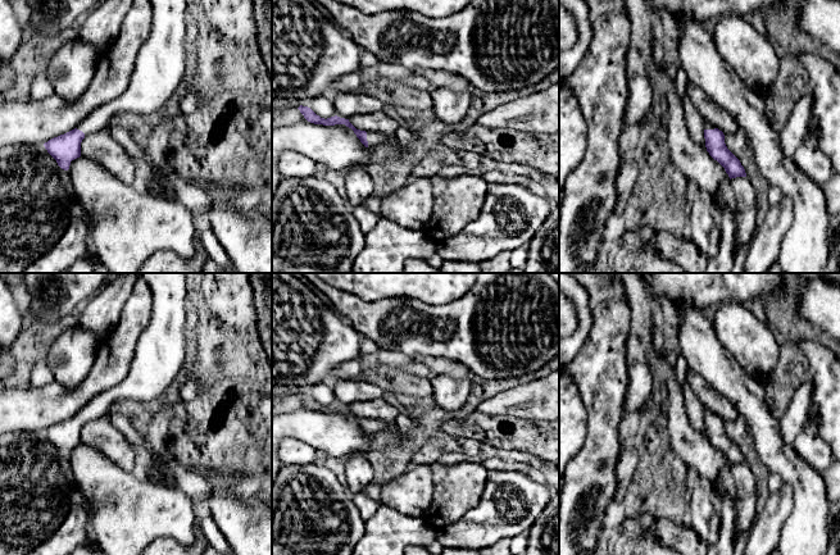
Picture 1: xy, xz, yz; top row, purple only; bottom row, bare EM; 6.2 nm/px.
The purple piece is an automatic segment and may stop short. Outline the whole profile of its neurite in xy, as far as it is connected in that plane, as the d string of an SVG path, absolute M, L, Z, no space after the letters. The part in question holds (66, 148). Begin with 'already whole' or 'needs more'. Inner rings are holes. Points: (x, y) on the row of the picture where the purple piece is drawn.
needs more | M150 0L150 3L153 5L153 29L137 54L127 90L119 97L91 112L74 129L44 144L47 153L62 169L68 170L71 162L81 156L82 140L87 135L106 128L117 114L123 112L150 114L162 110L183 78L186 70L185 13L187 10L187 0Z

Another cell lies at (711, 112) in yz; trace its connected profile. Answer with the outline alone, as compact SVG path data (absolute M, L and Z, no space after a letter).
M687 82L686 94L695 109L700 113L704 123L710 123L722 131L723 135L732 135L740 128L736 119L726 109L713 101L700 87Z

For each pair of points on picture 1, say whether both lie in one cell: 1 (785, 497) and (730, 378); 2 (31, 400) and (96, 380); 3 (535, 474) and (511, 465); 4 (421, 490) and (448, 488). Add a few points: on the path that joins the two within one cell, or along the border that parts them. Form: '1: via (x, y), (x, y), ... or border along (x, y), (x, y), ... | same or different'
1: border along (784, 483), (791, 490), (791, 509), (788, 514) | different
2: via (48, 400), (73, 400), (80, 396) | same
3: via (529, 471), (517, 467) | same
4: border along (431, 467), (432, 503), (421, 515) | different

